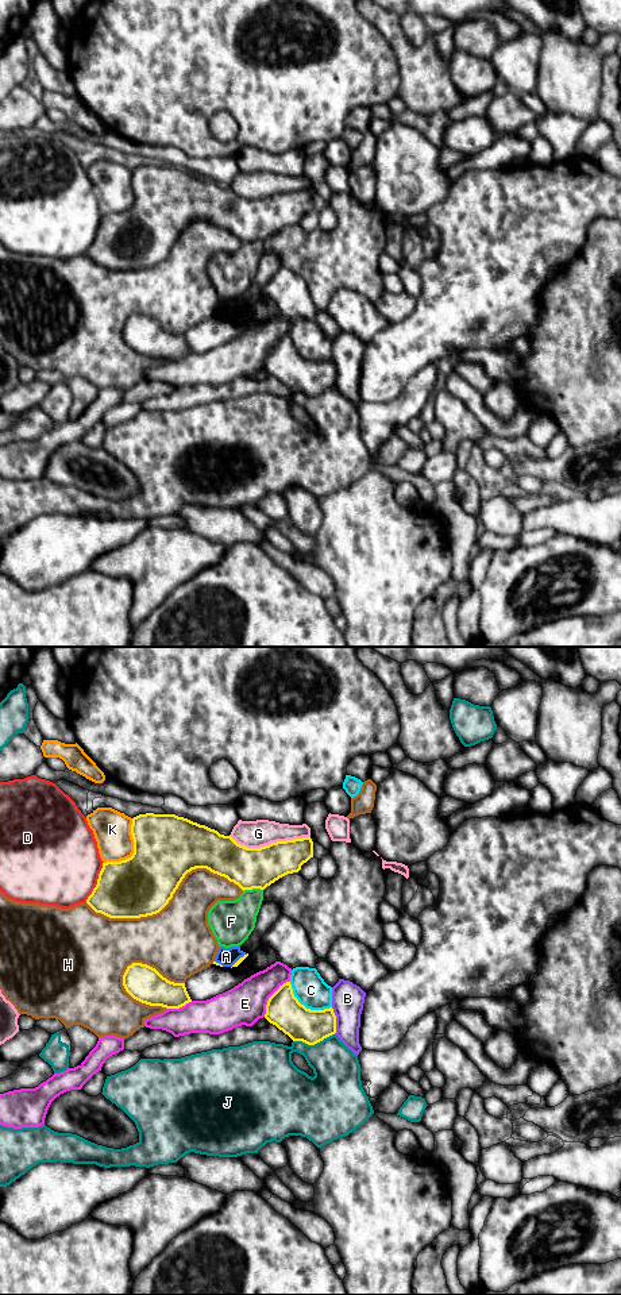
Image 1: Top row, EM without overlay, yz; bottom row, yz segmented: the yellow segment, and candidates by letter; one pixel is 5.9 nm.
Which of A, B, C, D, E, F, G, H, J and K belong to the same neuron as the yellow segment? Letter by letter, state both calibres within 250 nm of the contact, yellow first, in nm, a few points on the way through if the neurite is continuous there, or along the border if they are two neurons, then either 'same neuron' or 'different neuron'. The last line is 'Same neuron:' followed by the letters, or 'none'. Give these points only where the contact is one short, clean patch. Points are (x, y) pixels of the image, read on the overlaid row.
A: 20 nm thick on the yellow side, 110 nm on the other; different neuron
B: 200 nm thick on the yellow side, 190 nm on the other; different neuron
C: 200 nm thick on the yellow side, 200 nm on the other; different neuron
D: 360 nm thick on the yellow side, 480 nm on the other; different neuron
E: 200 nm thick on the yellow side, 240 nm on the other; different neuron
F: 240 nm thick on the yellow side, 260 nm on the other; different neuron
G: 240 nm thick on the yellow side, 160 nm on the other; different neuron
H: 360 nm thick on the yellow side, 400 nm on the other; different neuron
J: 200 nm thick on the yellow side, 280 nm on the other; different neuron
K: 400 nm thick on the yellow side, 220 nm on the other; different neuron
Same neuron: none

